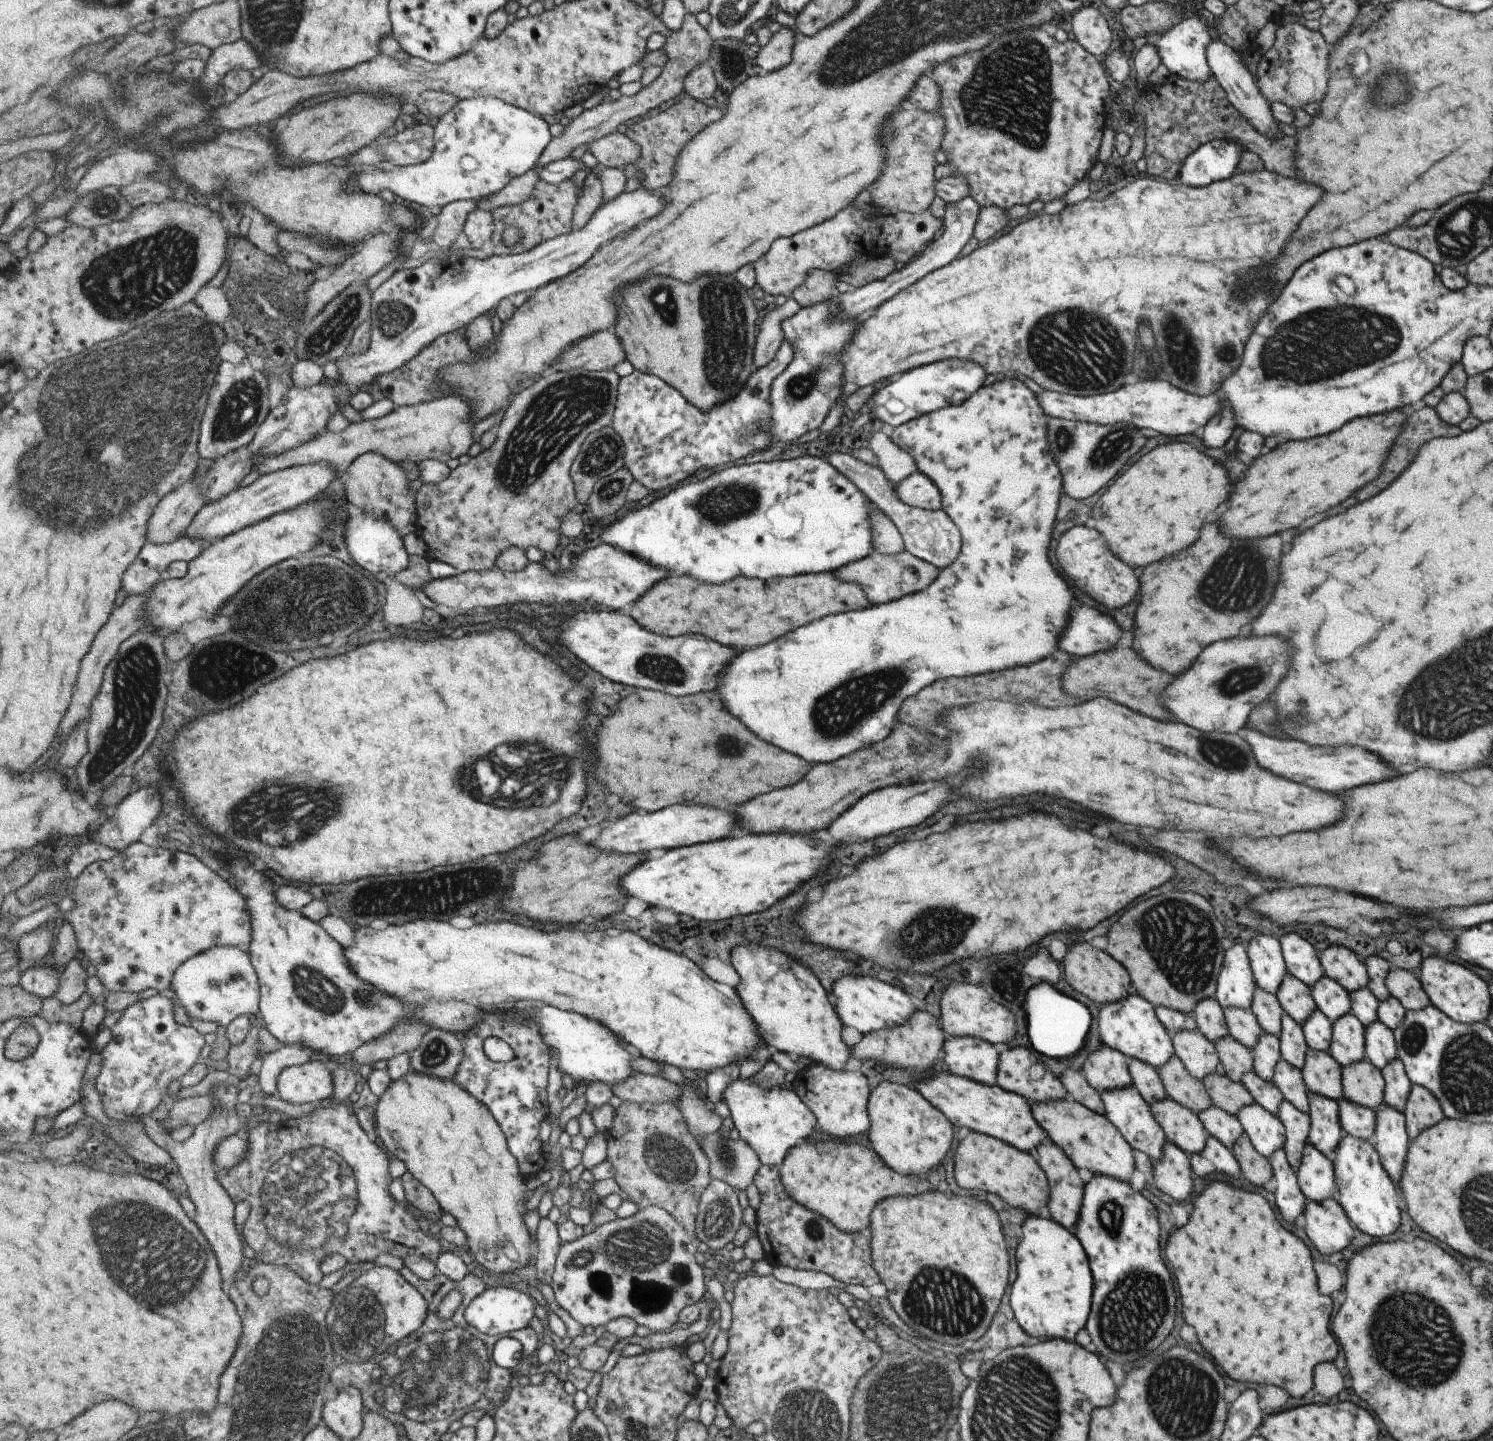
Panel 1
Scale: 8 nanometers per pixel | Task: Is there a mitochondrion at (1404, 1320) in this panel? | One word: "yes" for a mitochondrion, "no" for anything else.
yes

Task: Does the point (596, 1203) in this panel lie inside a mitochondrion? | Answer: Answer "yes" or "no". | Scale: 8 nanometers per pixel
no

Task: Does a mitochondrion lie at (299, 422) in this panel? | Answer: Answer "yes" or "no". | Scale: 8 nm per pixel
no

